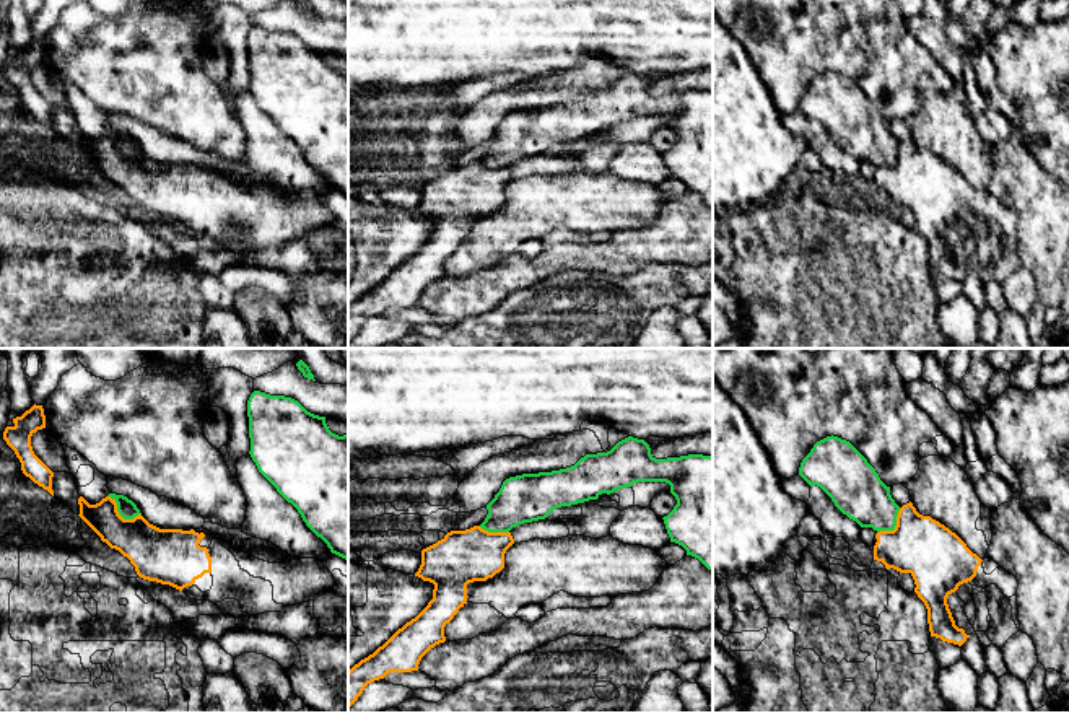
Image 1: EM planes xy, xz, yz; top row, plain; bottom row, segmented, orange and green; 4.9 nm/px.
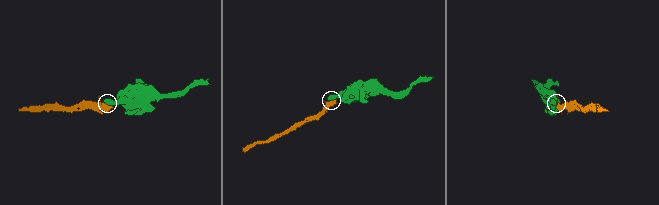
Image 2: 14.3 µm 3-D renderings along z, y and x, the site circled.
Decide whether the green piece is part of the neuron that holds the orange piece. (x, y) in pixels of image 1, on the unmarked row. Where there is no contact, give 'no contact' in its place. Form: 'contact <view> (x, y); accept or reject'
contact xy (119, 150); reject

